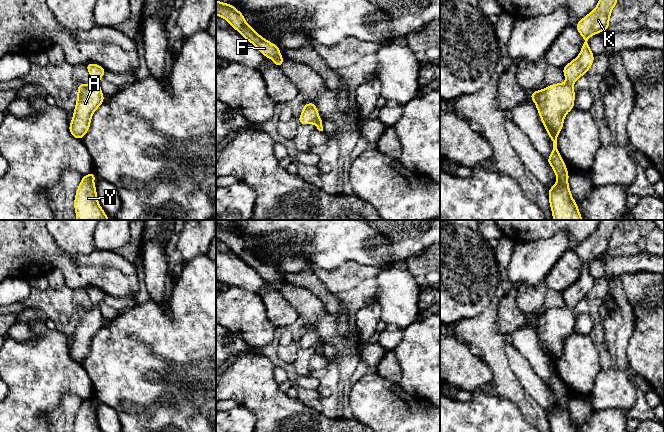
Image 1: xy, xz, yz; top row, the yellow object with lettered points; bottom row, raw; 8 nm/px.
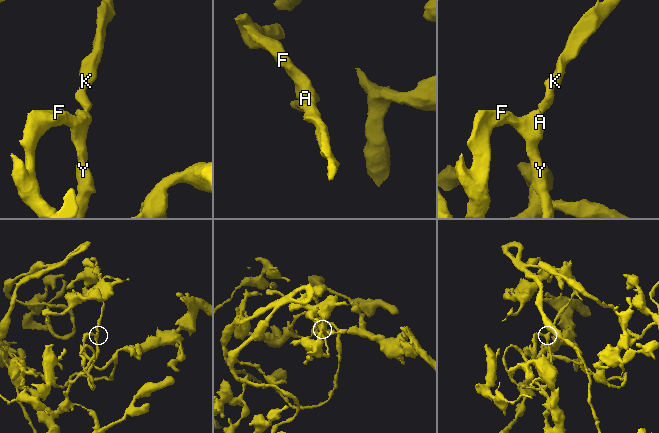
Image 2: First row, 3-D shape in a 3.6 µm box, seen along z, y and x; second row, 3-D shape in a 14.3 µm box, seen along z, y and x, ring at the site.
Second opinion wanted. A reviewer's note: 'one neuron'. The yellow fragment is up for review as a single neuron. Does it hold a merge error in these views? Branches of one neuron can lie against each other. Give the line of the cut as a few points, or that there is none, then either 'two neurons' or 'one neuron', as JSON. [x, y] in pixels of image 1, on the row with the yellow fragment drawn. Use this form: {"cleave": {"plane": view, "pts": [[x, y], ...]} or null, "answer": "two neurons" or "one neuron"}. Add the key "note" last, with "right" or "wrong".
{"cleave": null, "answer": "one neuron", "note": "right"}

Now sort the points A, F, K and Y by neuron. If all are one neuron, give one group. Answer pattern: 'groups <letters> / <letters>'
groups A F K Y

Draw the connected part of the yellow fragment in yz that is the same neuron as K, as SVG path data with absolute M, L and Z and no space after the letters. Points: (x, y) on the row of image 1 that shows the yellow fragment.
M599 0L597 6L577 22L576 29L585 42L579 55L562 68L566 82L549 85L529 95L536 105L549 138L553 141L553 150L546 159L557 177L556 183L548 190L553 220L582 220L569 188L567 167L557 149L557 136L562 130L566 114L574 108L576 93L573 84L579 77L586 75L594 62L594 54L587 40L610 29L610 16L616 5L617 0Z

